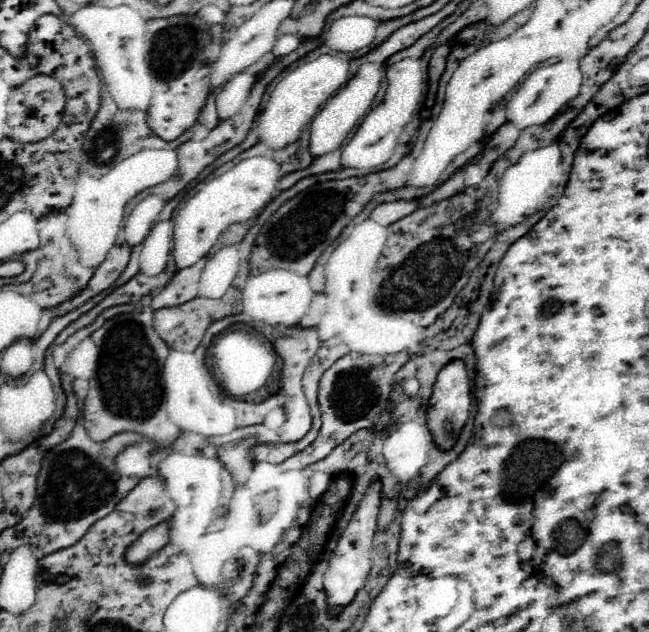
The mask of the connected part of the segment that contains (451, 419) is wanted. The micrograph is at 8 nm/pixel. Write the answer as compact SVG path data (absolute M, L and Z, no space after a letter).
M450 361L438 373L432 397L428 401L428 429L434 435L434 443L440 449L454 447L454 443L458 439L458 433L462 431L462 427L468 421L468 415L470 415L470 381L468 381L468 373L466 373L466 367L464 367L462 361Z

